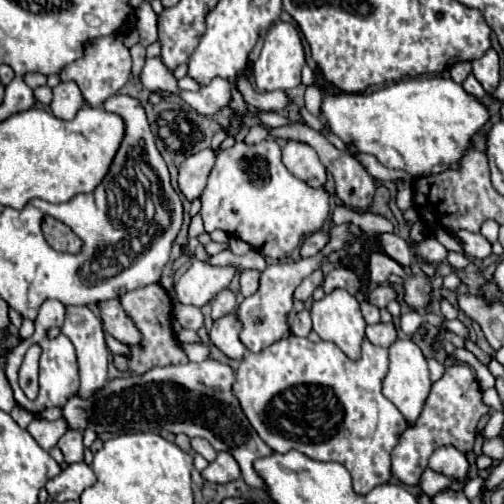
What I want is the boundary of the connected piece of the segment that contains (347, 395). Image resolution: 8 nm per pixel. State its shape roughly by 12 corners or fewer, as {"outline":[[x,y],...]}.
{"outline":[[290,336],[232,390],[274,452],[390,480],[388,348]]}

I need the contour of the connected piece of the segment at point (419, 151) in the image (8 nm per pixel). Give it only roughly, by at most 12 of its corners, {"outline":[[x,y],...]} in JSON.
{"outline":[[444,76],[322,100],[332,132],[414,178],[458,170],[490,110]]}

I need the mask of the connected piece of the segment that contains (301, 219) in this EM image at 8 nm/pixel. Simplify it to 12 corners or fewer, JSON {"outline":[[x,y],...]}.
{"outline":[[274,138],[222,150],[200,202],[272,260],[322,228],[328,192]]}

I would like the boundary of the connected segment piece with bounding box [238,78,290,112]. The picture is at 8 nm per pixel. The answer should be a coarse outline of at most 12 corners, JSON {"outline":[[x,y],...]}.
{"outline":[[246,78],[238,90],[246,104],[280,112],[290,104],[284,90],[254,92]]}

